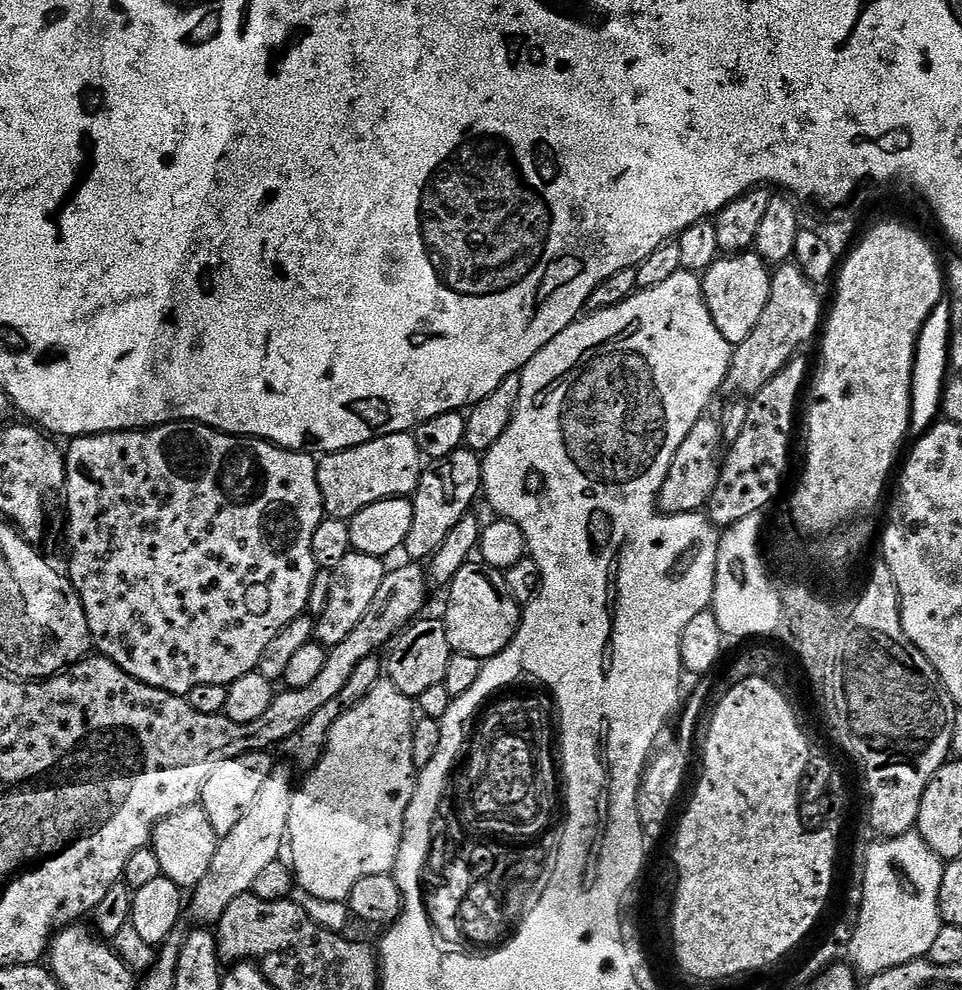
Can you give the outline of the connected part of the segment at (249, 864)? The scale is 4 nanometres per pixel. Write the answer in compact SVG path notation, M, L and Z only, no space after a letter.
M277 763L273 767L270 778L266 778L250 810L242 814L238 826L234 826L230 834L220 837L220 845L214 854L214 862L210 862L210 870L206 870L202 882L198 882L198 886L191 889L190 912L192 908L192 916L197 920L197 925L219 924L222 914L226 914L226 906L230 906L234 898L251 892L254 881L262 875L262 869L270 866L270 862L281 859L280 851L285 851L288 839L290 806L294 791L293 769L287 763L284 764Z

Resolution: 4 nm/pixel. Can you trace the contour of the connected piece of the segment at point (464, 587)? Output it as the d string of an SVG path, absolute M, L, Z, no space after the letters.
M469 562L458 570L458 574L454 574L446 591L448 605L444 608L442 619L446 642L450 642L453 653L470 654L483 662L510 646L520 628L522 608L508 593L501 569L491 568L483 562Z

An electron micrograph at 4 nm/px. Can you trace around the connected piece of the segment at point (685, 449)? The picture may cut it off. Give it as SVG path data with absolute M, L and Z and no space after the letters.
M708 419L694 422L690 434L686 434L686 442L678 446L678 454L674 454L674 462L670 462L668 472L664 475L658 507L668 516L700 512L711 501L718 486L720 465L726 452L722 447L724 440L719 419Z

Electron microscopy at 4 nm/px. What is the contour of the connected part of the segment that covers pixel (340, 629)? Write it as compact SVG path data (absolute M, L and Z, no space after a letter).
M351 551L336 568L331 569L329 600L314 624L314 636L325 648L338 646L338 642L346 642L350 638L350 630L362 622L366 610L370 610L370 602L374 602L374 594L378 594L378 586L382 586L386 571L385 561L378 556L367 556L361 552Z

